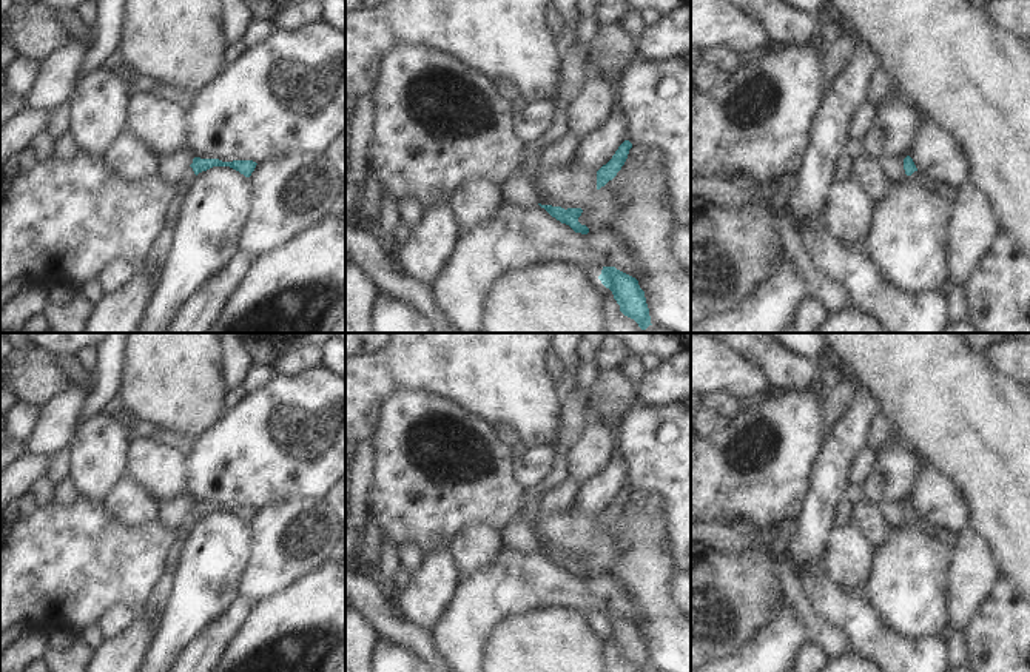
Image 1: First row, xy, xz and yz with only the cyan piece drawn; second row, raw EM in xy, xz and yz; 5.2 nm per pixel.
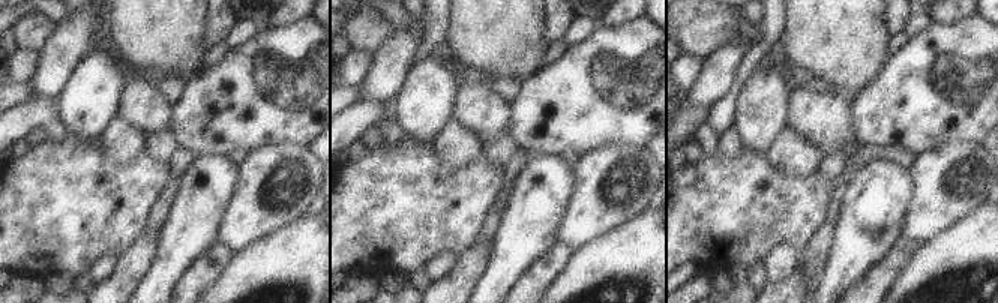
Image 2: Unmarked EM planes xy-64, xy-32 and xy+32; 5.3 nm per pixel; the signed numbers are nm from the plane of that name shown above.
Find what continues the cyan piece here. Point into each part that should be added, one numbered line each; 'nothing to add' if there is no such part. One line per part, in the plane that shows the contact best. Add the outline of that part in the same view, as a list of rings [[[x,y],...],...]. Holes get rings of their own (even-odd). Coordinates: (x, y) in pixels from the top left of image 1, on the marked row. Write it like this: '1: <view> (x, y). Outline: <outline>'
nothing to add.

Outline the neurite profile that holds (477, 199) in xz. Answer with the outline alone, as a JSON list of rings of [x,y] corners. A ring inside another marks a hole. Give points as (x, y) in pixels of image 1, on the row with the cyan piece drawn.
[[[478,176],[467,179],[449,199],[459,236],[464,236],[472,227],[492,217],[503,202],[501,186],[495,182]]]

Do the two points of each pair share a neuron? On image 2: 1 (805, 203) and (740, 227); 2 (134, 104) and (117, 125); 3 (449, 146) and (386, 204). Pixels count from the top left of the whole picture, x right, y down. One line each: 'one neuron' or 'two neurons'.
1: one neuron
2: two neurons
3: two neurons

